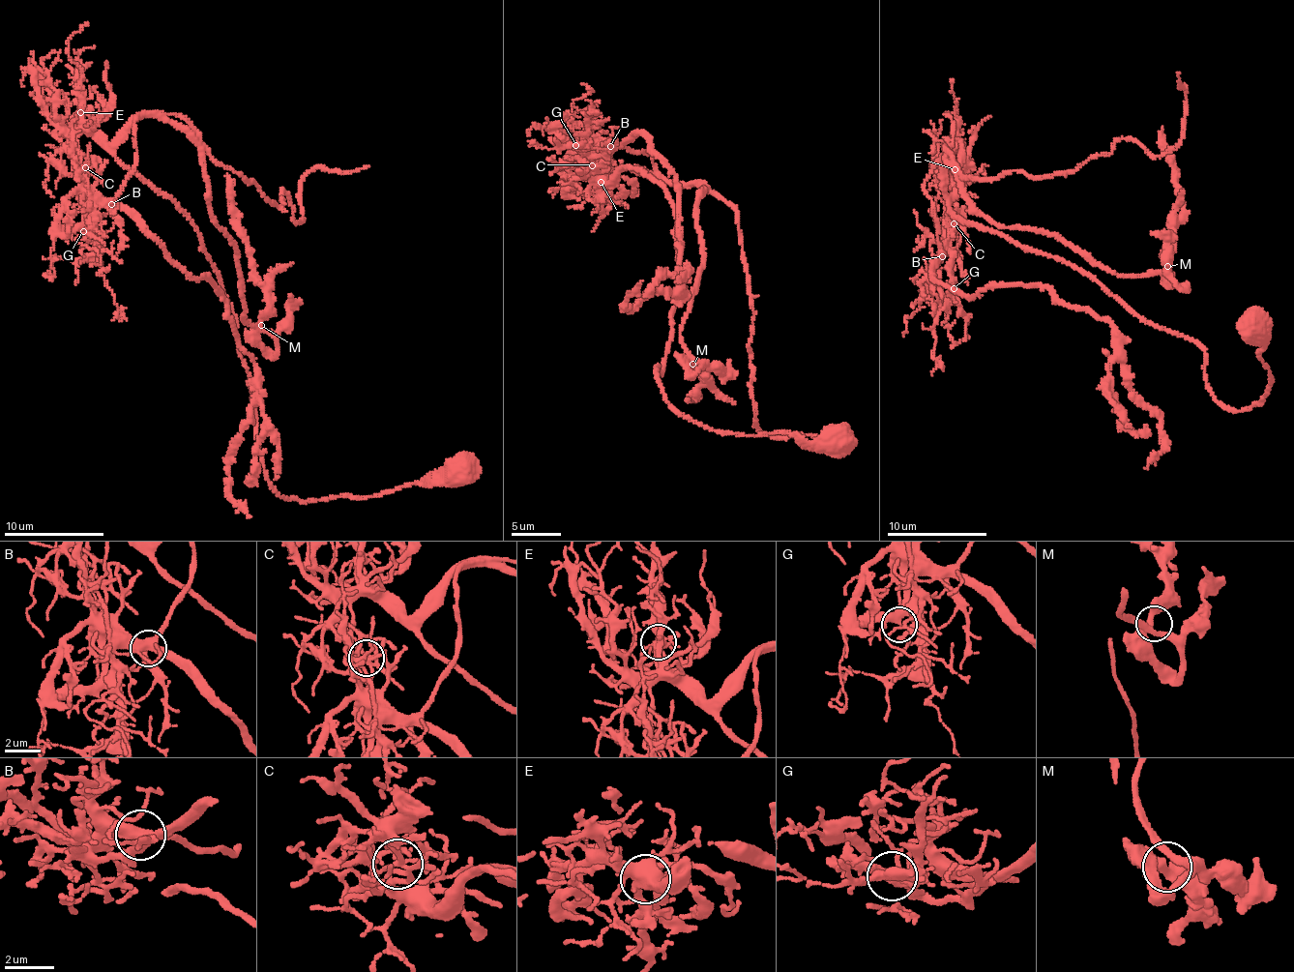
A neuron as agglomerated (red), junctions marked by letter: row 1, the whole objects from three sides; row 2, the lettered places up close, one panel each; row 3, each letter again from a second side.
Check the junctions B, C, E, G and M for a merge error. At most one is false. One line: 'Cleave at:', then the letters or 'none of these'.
Cleave at: C

